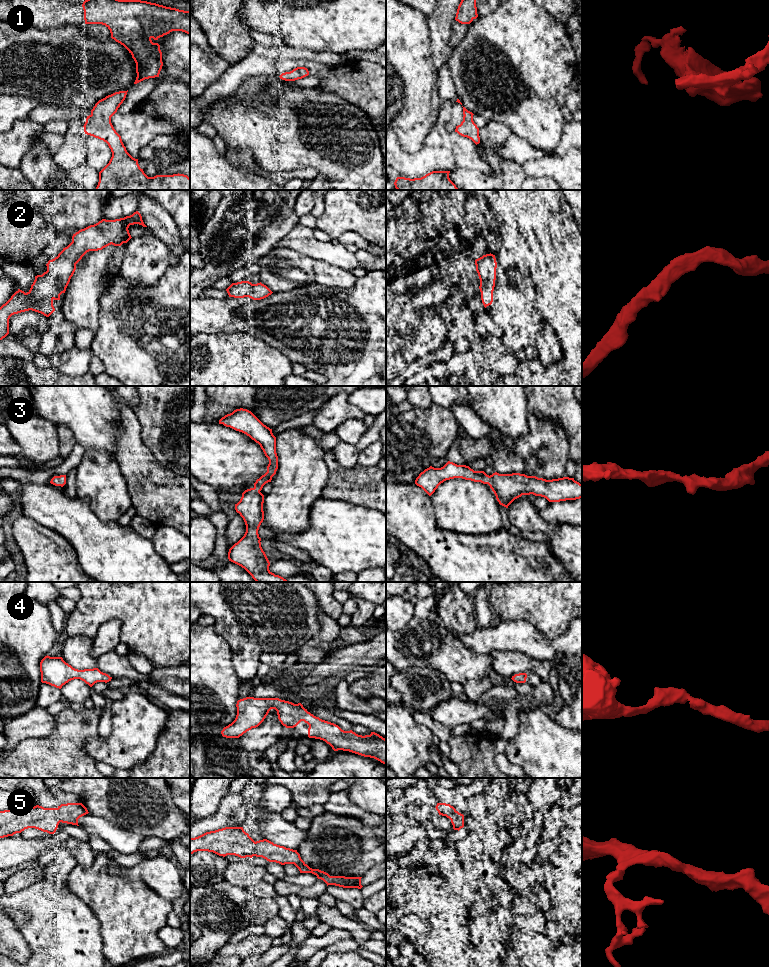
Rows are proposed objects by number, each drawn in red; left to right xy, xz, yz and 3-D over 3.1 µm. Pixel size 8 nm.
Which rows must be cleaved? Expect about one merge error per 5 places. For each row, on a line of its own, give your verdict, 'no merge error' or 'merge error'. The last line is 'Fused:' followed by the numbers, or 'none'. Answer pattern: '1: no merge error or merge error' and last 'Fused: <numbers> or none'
1: no merge error
2: no merge error
3: no merge error
4: no merge error
5: no merge error
Fused: none

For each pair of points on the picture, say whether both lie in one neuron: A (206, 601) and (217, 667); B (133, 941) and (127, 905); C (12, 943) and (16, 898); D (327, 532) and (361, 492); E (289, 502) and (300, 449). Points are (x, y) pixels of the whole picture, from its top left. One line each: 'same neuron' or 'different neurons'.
A: different neurons
B: same neuron
C: different neurons
D: different neurons
E: same neuron

